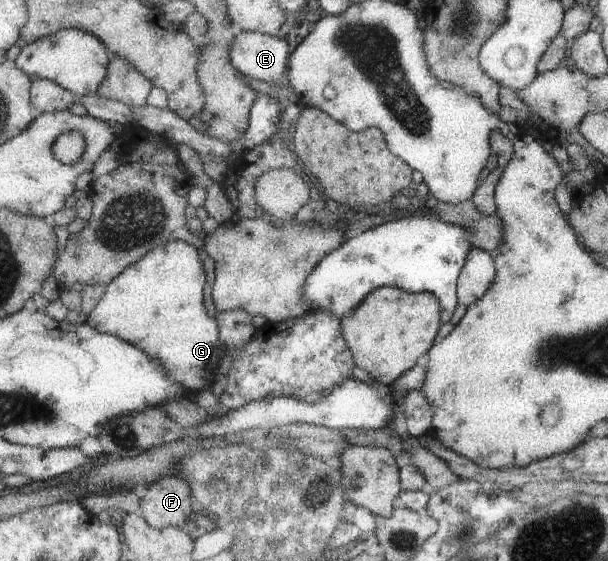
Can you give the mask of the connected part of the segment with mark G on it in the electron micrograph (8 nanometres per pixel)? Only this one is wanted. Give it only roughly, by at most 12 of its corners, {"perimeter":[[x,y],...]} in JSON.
{"perimeter":[[158,246],[86,317],[159,360],[187,394],[217,382],[227,349],[206,269]]}

